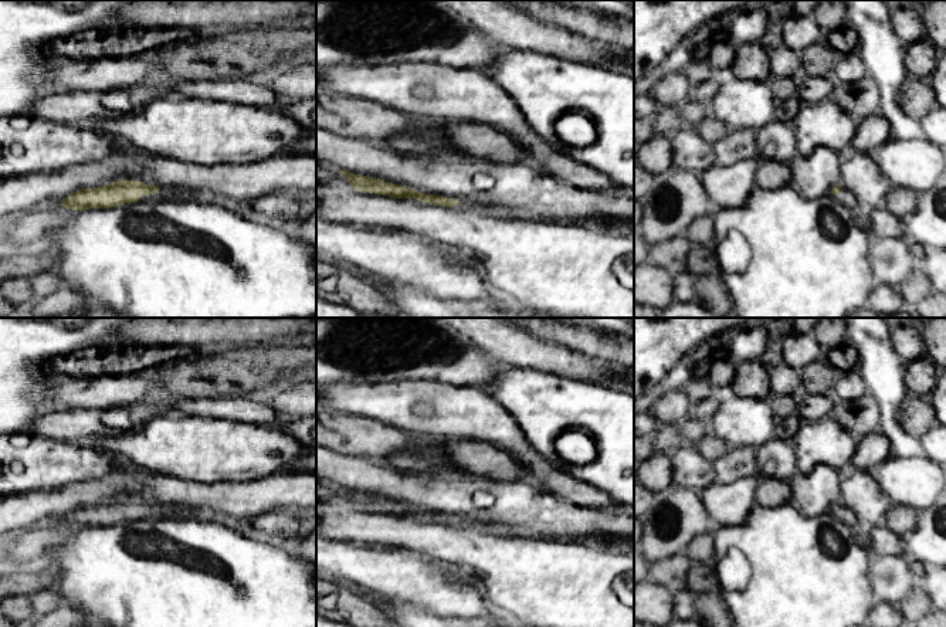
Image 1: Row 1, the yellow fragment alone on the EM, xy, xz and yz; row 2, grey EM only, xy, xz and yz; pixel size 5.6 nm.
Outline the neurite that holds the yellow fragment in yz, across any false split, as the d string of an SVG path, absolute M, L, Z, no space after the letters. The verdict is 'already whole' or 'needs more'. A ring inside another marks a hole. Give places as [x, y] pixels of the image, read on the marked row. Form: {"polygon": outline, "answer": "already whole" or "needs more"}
{"polygon": "M837 184L830 193L845 207L855 210L858 204L857 199L847 187Z", "answer": "needs more"}

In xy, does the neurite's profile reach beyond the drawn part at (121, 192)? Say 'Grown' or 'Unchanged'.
Grown

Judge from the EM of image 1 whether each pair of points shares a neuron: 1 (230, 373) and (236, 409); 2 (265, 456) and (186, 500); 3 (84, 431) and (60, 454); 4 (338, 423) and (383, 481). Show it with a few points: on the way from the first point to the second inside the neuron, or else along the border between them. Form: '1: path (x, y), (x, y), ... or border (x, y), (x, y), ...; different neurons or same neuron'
1: border (200, 396), (265, 397); different neurons
2: border (187, 480), (199, 483), (256, 480); different neurons
3: border (40, 434), (48, 439), (85, 444); different neurons
4: border (331, 448), (339, 453), (366, 456), (380, 463); different neurons

